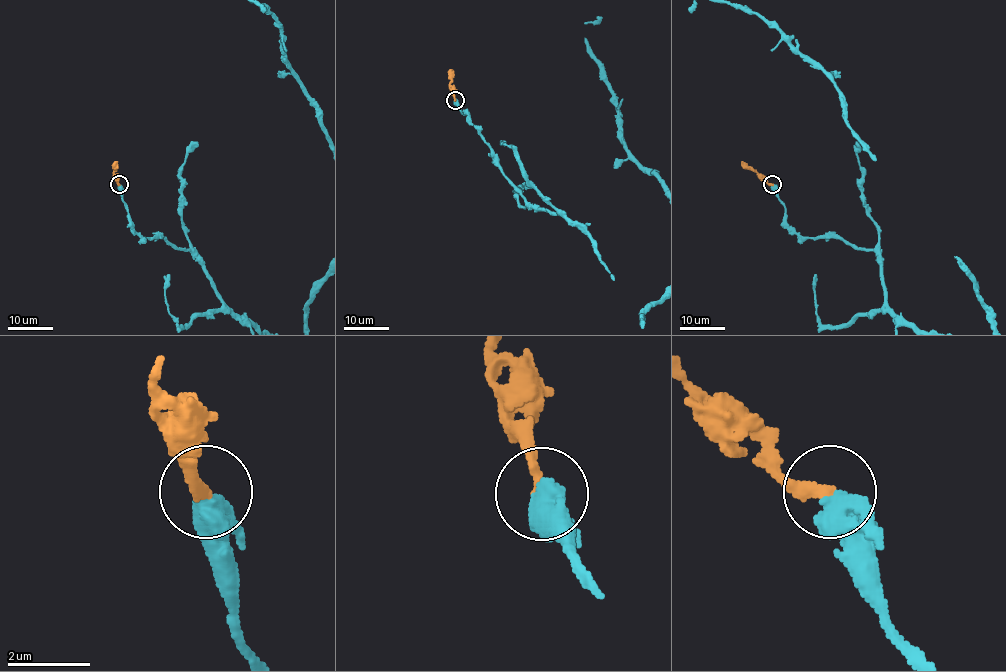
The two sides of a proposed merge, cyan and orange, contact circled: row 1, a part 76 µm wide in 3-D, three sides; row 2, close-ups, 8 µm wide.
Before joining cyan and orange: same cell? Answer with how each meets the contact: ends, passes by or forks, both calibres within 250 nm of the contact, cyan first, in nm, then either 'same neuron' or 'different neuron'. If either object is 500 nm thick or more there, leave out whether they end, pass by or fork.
calibres 700 and 300 nm; same neuron

